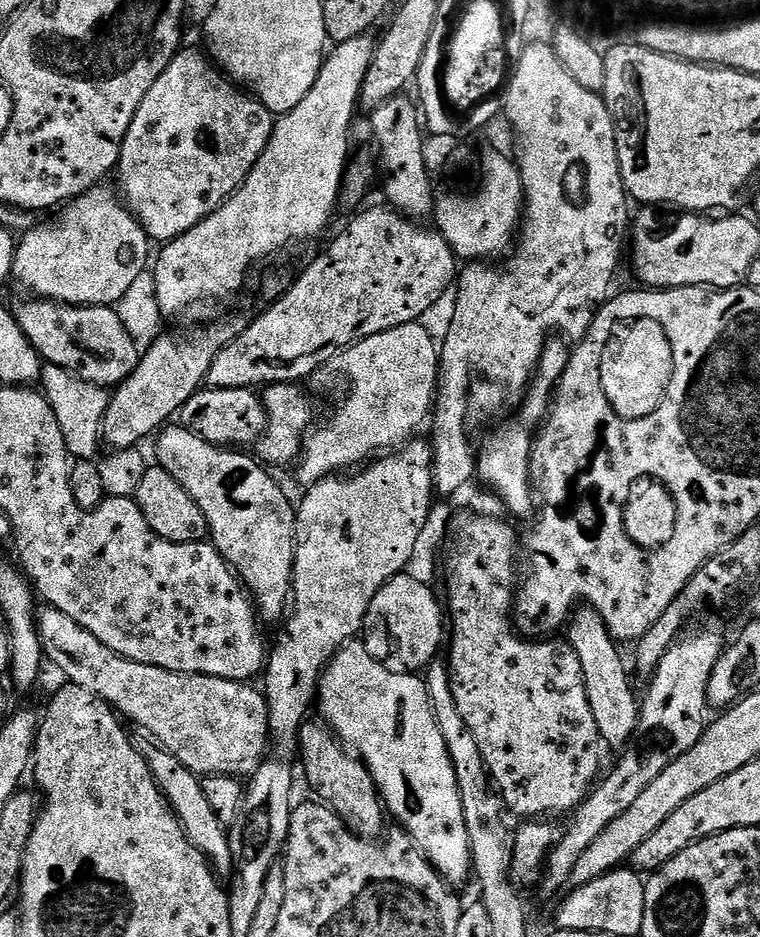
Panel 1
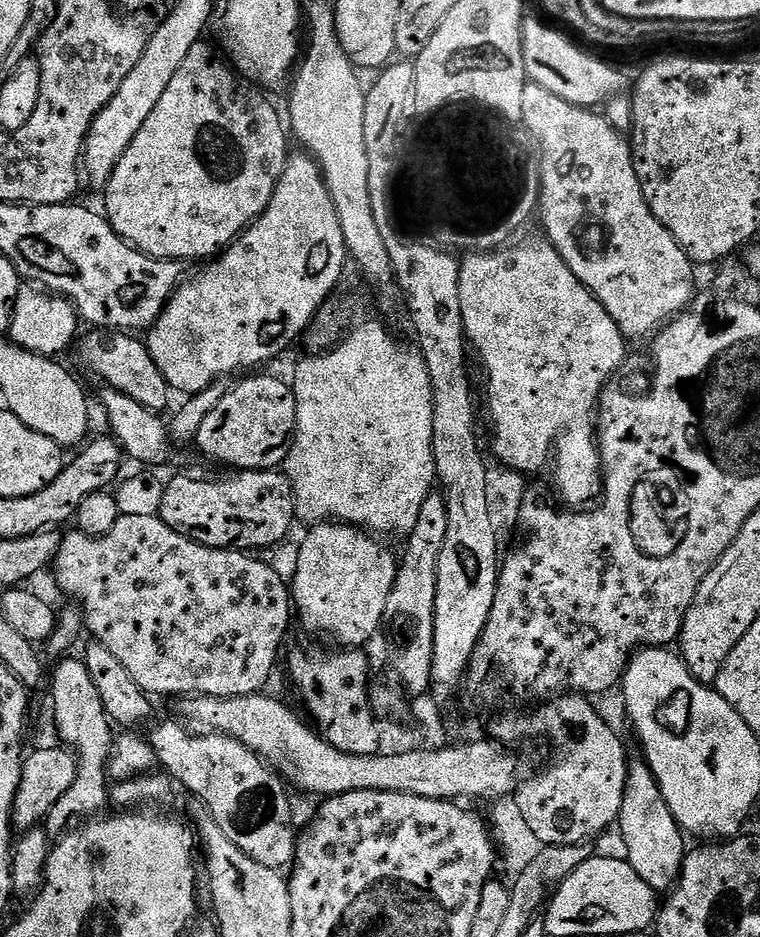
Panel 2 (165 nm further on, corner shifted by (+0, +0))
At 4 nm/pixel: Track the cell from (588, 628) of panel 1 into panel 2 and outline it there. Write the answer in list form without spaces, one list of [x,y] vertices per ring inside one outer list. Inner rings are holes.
[[[632,758],[628,762],[619,828],[620,836],[624,839],[624,848],[628,851],[628,865],[638,874],[638,878],[642,878],[642,882],[646,882],[646,886],[650,886],[657,894],[664,894],[675,888],[680,879],[680,867],[684,865],[686,836],[674,814],[670,814],[670,808],[666,806],[651,770],[640,758]]]

